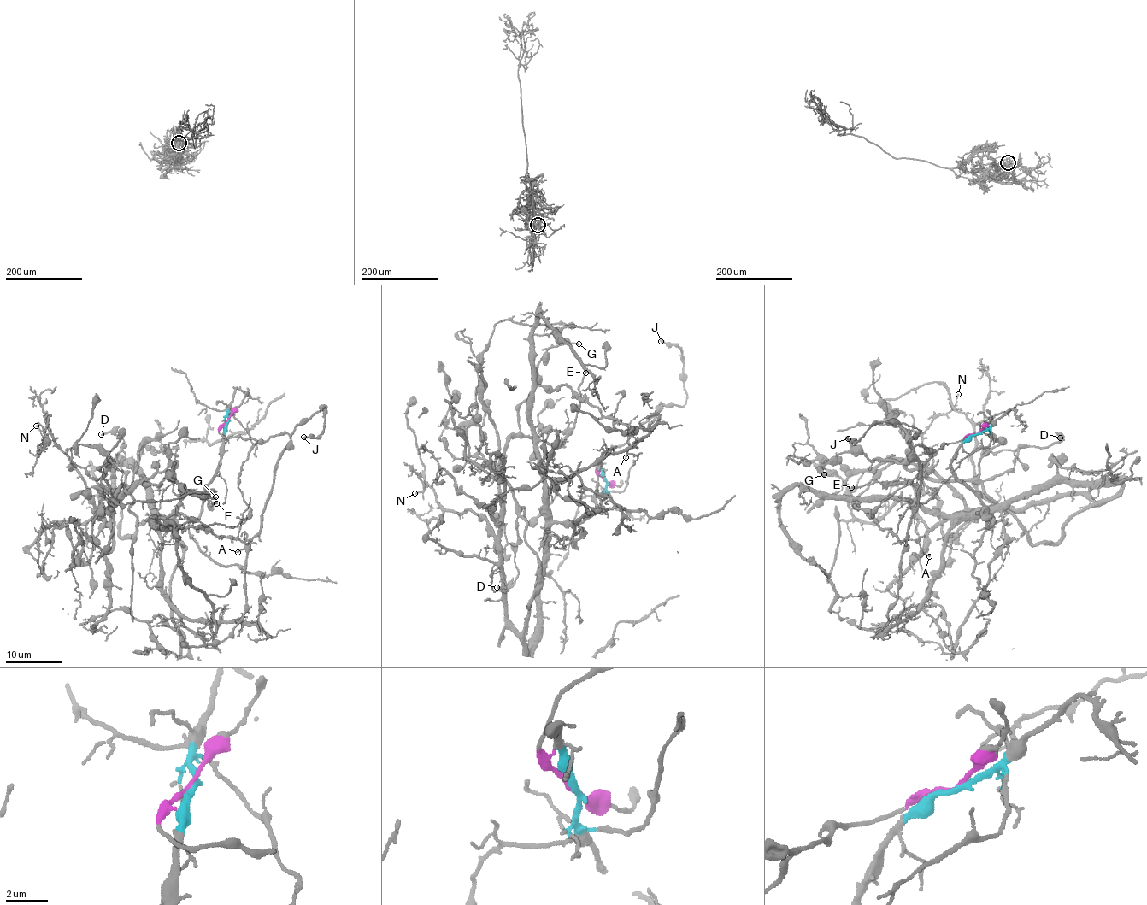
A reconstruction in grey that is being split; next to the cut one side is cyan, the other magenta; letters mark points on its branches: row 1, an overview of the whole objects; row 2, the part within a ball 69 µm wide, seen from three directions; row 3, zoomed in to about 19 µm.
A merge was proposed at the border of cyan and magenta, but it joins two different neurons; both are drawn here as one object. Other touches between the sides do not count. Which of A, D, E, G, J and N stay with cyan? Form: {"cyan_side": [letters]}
{"cyan_side": ["A", "D", "E", "G", "N"]}

